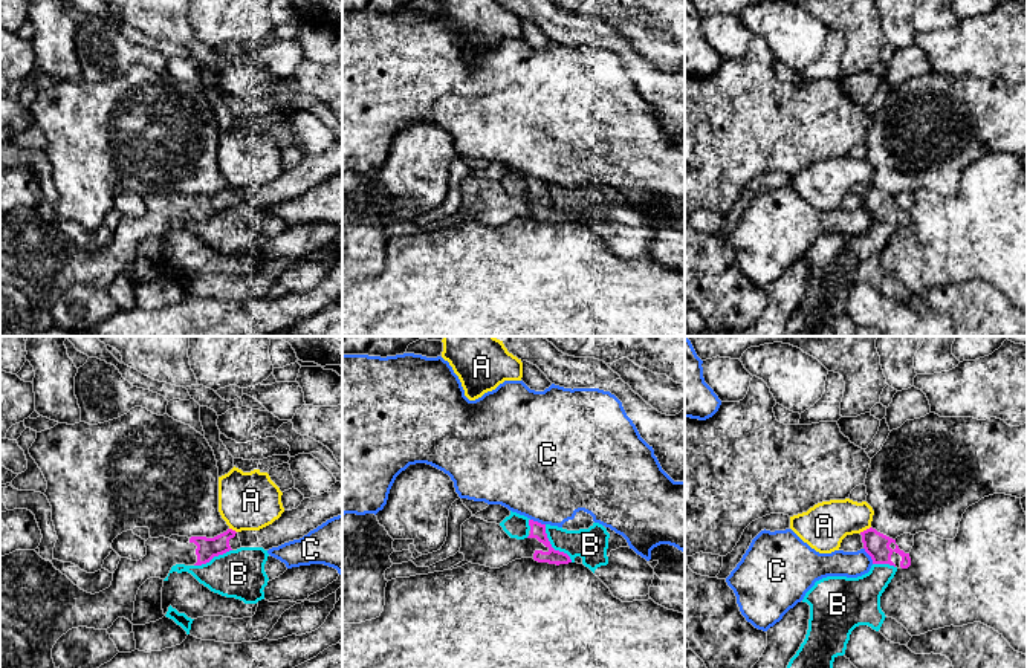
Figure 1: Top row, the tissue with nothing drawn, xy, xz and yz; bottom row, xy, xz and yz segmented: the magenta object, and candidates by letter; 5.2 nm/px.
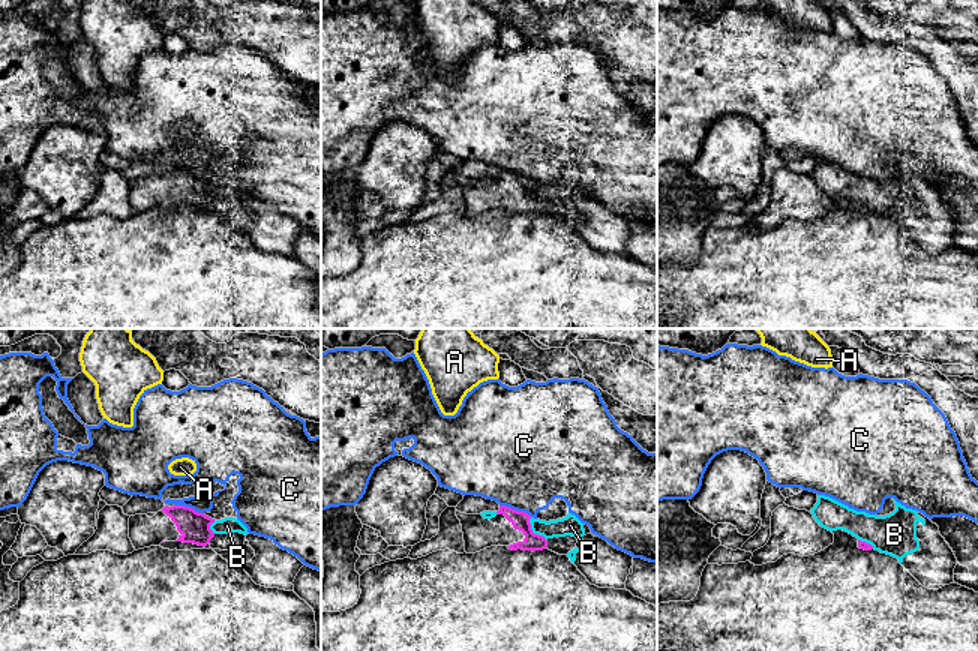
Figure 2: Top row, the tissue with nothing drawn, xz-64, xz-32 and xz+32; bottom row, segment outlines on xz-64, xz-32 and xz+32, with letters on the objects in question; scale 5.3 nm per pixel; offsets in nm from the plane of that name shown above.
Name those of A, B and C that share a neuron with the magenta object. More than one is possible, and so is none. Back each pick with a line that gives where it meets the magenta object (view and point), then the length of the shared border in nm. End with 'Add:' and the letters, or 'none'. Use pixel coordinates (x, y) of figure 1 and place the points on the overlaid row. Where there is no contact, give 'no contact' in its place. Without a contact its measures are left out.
Add: none

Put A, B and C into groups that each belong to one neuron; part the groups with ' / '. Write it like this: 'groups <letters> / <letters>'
groups A / B / C

